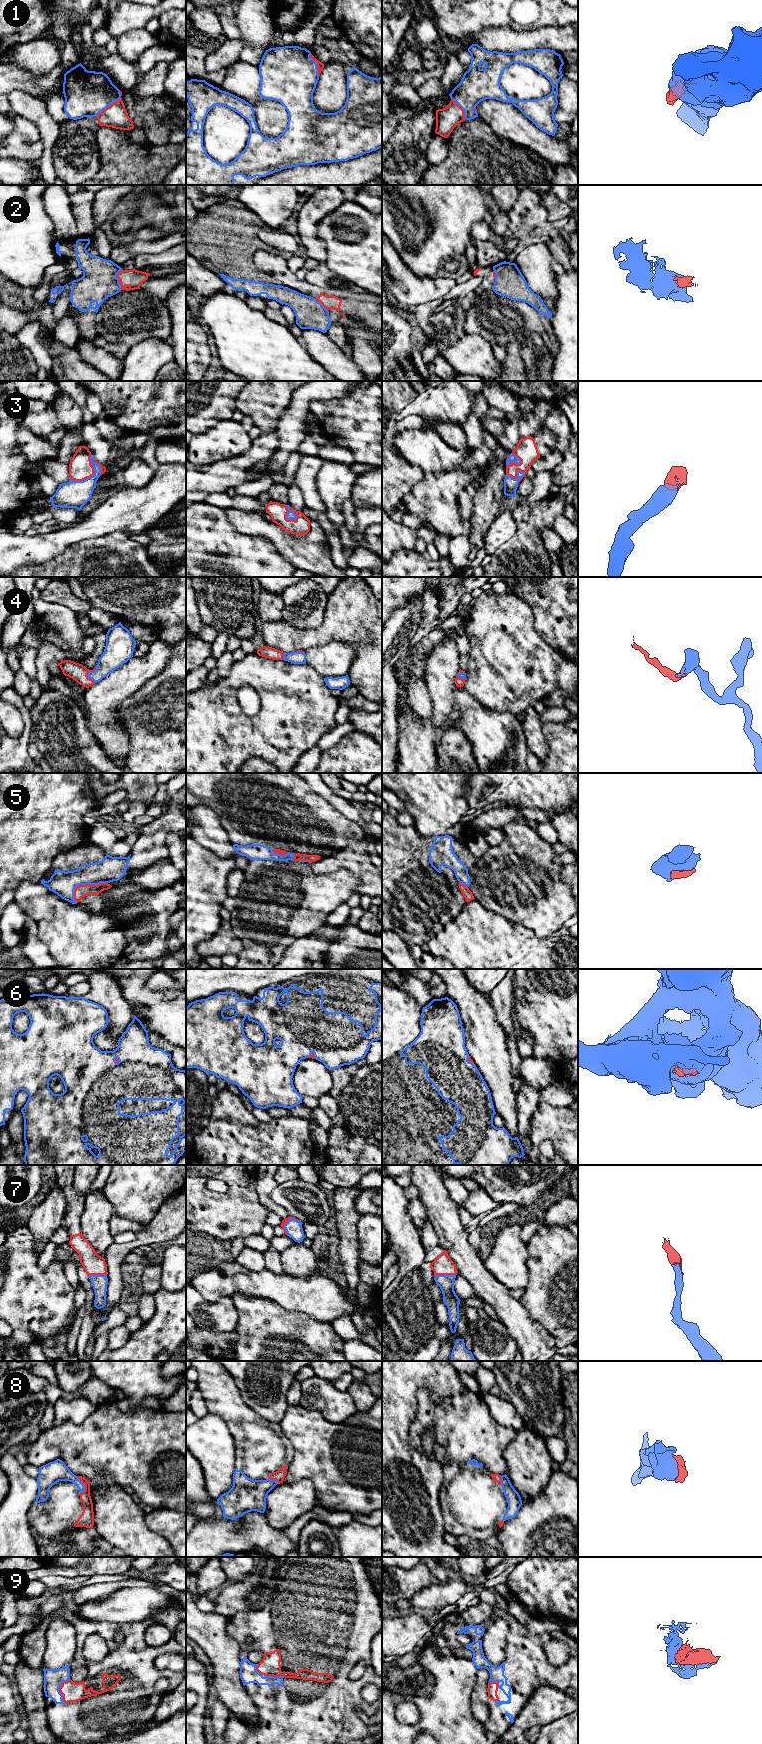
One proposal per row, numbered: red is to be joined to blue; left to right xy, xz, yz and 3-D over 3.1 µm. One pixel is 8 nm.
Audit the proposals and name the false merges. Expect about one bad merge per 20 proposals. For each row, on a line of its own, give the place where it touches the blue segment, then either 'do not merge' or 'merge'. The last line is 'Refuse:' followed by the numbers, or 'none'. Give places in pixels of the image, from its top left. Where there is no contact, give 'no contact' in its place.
1: meets blue in xy at (108, 105); merge
2: meets blue in xz at (321, 304); do not merge
3: meets blue in xy at (91, 476); merge
4: meets blue in xy at (87, 674); merge
5: meets blue in xy at (85, 884); merge
6: meets blue in xz at (310, 1055); merge
7: meets blue in xz at (286, 1223); merge
8: meets blue in xy at (84, 1485); merge
9: meets blue in xy at (58, 1689); merge
Refuse: 2

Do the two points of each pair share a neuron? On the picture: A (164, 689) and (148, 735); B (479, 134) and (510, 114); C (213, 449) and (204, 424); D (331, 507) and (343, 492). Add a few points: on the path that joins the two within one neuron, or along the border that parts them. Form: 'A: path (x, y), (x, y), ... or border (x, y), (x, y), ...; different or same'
A: path (164, 700), (164, 719), (159, 724); same
B: border (478, 116), (500, 137), (504, 137), (509, 141); different
C: border (227, 418), (221, 419), (212, 427), (197, 433); different
D: path (334, 503), (339, 496); same

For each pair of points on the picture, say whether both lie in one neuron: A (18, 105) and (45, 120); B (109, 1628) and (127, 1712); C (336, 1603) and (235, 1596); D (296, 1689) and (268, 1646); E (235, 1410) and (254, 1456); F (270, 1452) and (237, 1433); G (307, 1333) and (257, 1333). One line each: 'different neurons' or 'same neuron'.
A: same neuron
B: same neuron
C: different neurons
D: same neuron
E: same neuron
F: same neuron
G: same neuron

